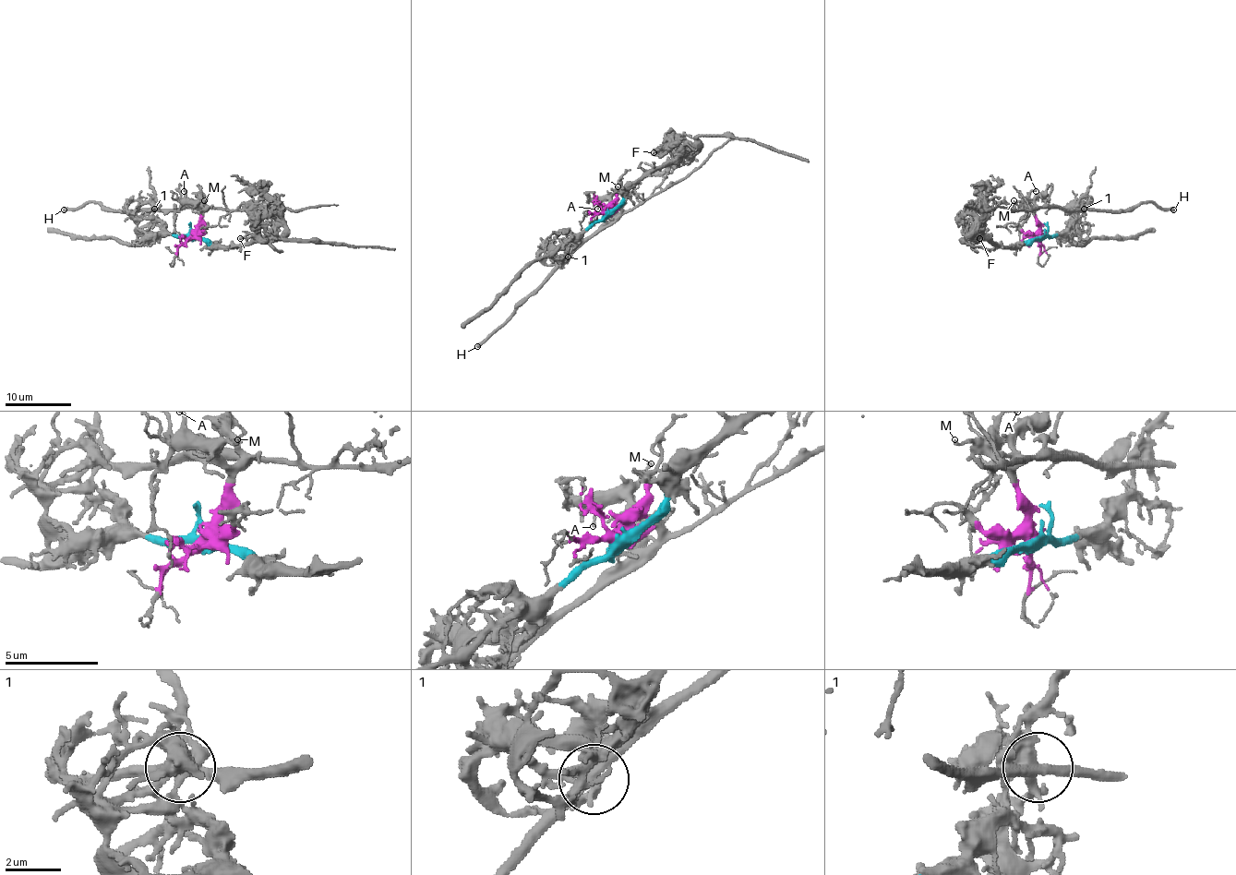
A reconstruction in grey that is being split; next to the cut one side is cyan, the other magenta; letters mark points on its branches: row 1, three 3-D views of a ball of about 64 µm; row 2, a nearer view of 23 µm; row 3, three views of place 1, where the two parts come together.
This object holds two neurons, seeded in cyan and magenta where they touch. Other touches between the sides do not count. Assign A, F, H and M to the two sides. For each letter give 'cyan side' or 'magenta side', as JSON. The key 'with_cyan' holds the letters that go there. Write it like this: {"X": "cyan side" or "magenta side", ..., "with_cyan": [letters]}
{"A": "magenta side", "F": "cyan side", "H": "magenta side", "M": "magenta side", "with_cyan": ["F"]}

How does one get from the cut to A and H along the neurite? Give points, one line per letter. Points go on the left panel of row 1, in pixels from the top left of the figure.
A: (192, 236), (200, 210), (184, 190)
H: (192, 236), (205, 207), (106, 210), (98, 203), (88, 202), (64, 210)

